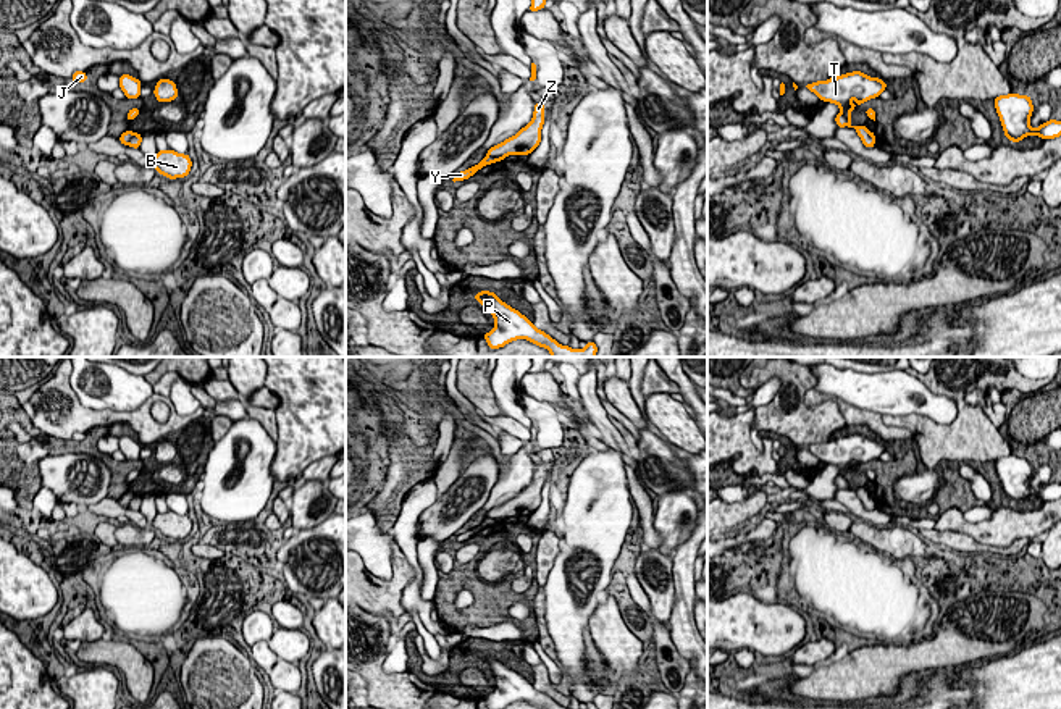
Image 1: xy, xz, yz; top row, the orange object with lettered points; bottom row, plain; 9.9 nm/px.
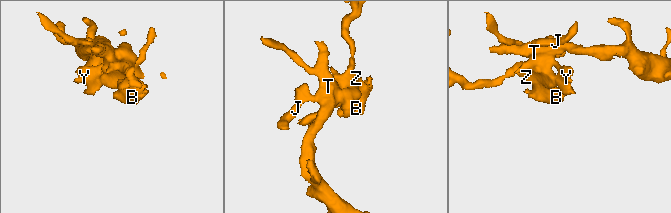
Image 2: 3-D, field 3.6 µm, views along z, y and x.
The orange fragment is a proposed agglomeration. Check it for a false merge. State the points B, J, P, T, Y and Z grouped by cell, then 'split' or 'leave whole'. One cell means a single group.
B Z / J P T Y | split

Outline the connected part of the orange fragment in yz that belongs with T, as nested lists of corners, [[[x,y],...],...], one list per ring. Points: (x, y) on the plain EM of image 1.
[[[854,431],[853,434],[837,439],[832,438],[827,443],[811,444],[806,449],[814,454],[819,462],[837,465],[840,475],[851,476],[858,467],[879,459],[887,451],[887,444]]]

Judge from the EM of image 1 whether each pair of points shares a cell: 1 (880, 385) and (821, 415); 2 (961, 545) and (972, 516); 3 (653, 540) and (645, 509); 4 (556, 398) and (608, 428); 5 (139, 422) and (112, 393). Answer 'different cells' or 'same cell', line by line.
1: different cells
2: different cells
3: same cell
4: different cells
5: different cells

